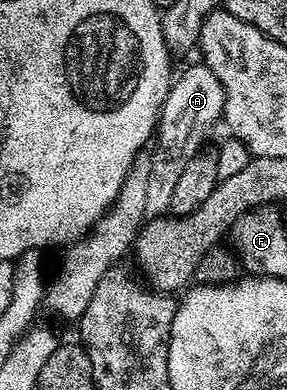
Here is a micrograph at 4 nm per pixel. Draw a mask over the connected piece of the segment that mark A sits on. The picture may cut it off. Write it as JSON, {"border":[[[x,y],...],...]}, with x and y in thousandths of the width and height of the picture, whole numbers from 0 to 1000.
{"border":[[[711,162],[659,169],[592,215],[589,238],[551,297],[540,336],[540,382],[509,436],[509,549],[554,556],[589,541],[596,505],[638,438],[676,405],[697,395],[714,356],[767,318],[780,285],[780,228],[749,187]]]}

